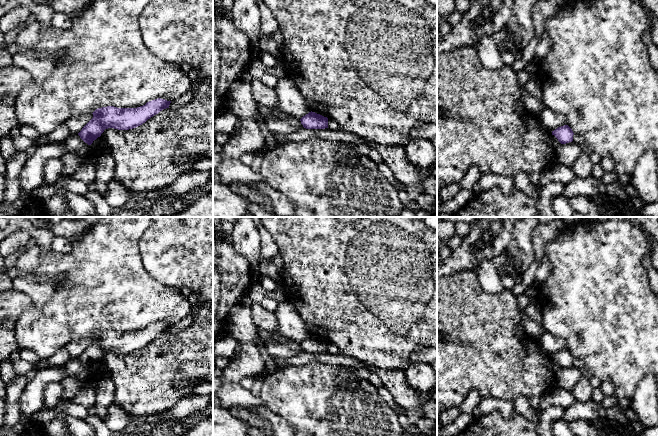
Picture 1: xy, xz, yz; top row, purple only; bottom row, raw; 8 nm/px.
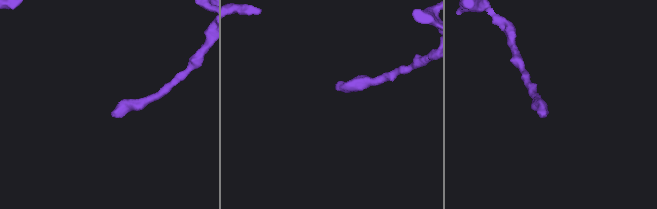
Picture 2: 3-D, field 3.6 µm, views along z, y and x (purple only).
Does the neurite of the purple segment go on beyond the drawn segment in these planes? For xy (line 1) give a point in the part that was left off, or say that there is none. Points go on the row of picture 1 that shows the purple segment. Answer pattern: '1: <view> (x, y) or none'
1: none

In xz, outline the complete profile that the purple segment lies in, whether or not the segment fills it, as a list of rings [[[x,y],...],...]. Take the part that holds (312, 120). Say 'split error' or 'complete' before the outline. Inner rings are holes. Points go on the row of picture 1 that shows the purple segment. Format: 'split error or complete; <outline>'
complete; [[[312,111],[303,116],[300,121],[306,129],[328,128],[328,118]]]

